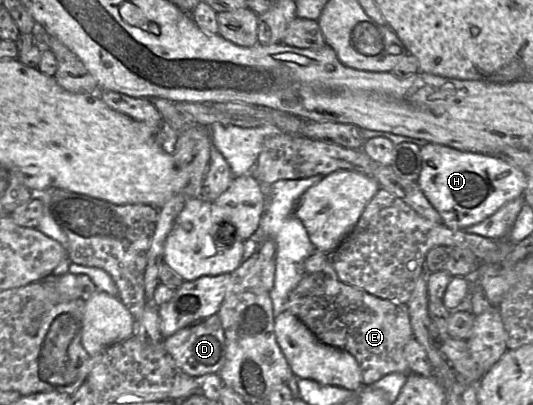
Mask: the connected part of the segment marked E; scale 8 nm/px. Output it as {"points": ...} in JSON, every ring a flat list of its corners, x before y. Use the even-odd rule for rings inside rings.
{"points":[[331,260,320,270,305,274,289,294,285,311,300,319,324,344,349,352,361,369,364,386,391,373,412,373,404,357,404,347,413,338,406,305,341,282]]}

